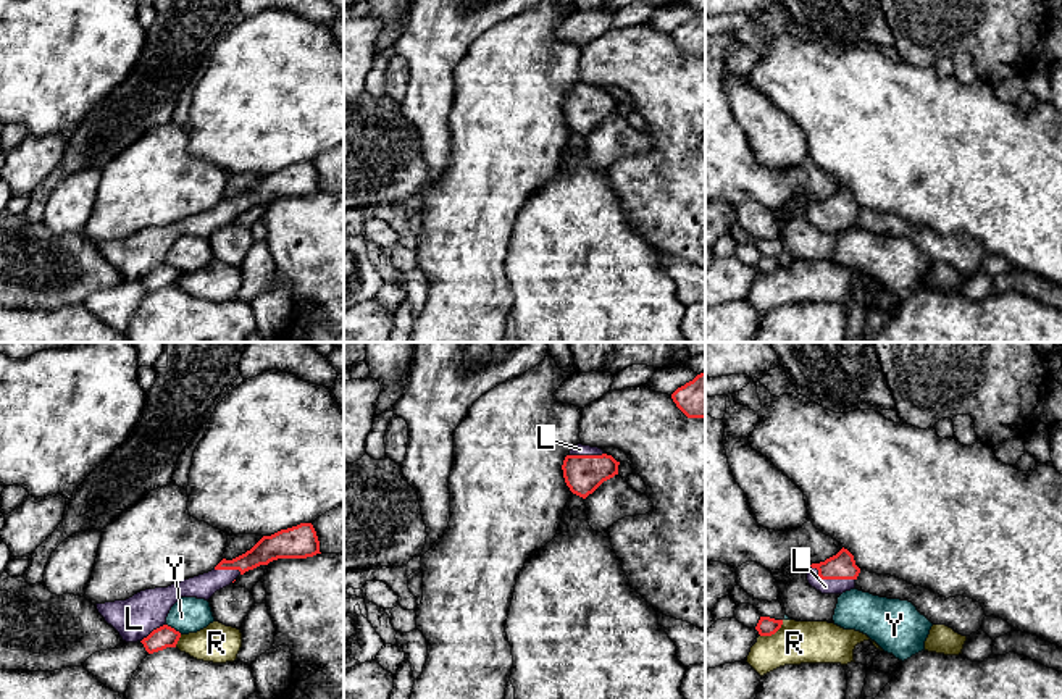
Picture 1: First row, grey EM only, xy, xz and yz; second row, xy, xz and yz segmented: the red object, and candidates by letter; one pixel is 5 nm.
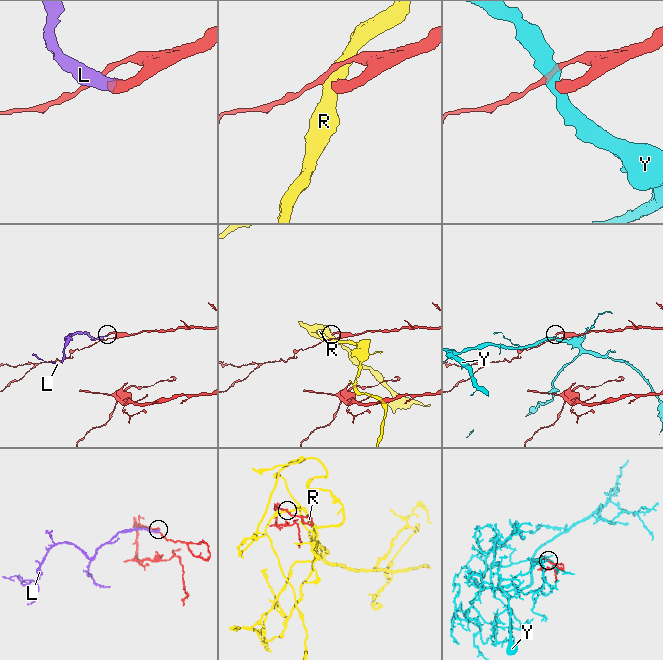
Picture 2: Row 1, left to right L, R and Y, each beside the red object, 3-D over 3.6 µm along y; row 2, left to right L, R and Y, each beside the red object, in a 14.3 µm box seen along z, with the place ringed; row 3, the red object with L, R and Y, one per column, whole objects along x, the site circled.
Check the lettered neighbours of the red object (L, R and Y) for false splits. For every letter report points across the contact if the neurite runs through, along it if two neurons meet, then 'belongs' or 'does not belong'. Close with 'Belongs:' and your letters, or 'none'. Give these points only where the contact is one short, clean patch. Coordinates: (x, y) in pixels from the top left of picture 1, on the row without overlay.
L: belongs
R: does not belong
Y: border along xy (167, 262), (181, 272); does not belong
Belongs: L

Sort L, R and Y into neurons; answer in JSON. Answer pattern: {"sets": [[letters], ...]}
{"sets": [["L"], ["R"], ["Y"]]}

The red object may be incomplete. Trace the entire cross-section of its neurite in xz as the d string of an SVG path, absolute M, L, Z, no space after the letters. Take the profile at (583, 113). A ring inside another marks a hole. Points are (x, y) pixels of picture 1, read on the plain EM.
M578 82L565 95L562 108L570 129L586 137L604 119L618 113L618 103L620 100L602 87Z

